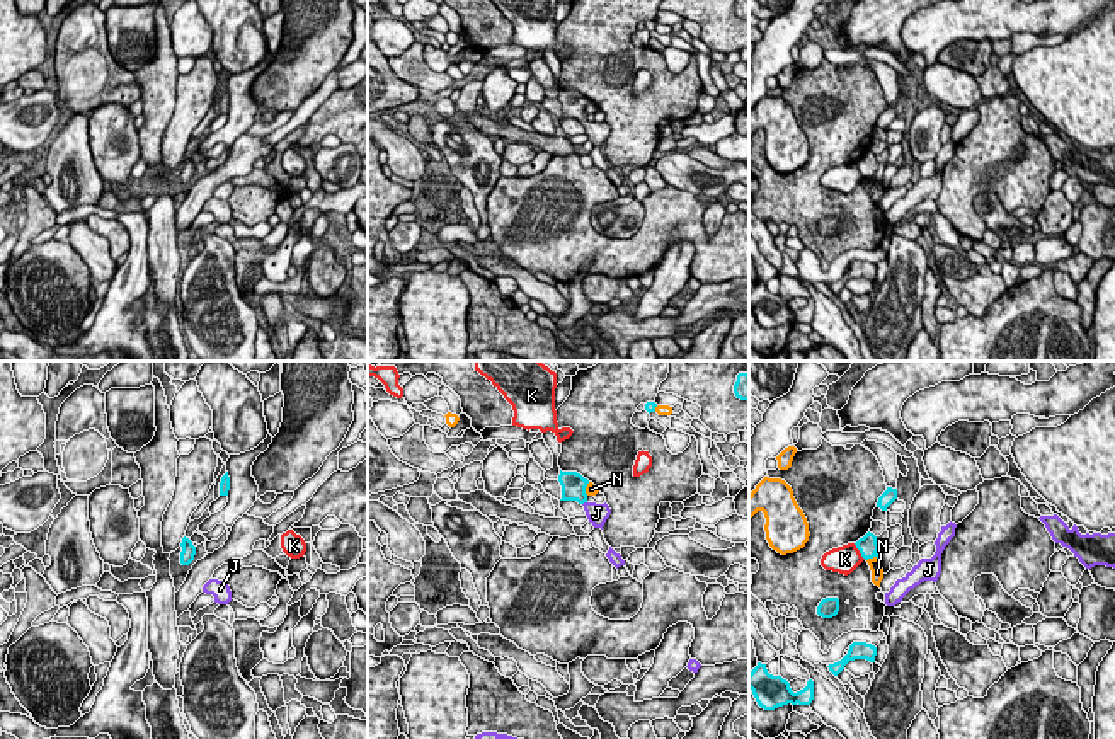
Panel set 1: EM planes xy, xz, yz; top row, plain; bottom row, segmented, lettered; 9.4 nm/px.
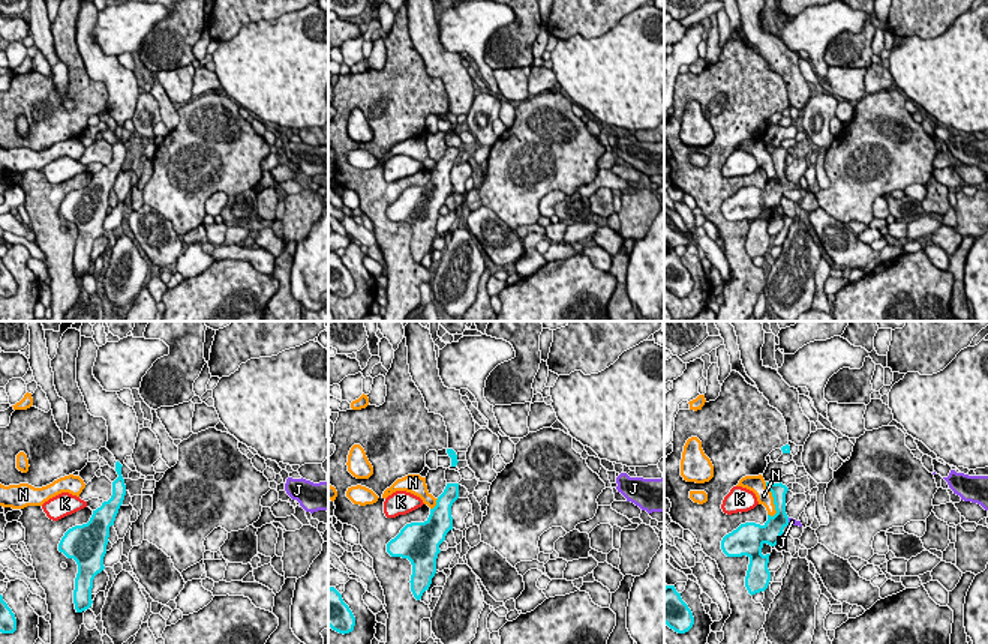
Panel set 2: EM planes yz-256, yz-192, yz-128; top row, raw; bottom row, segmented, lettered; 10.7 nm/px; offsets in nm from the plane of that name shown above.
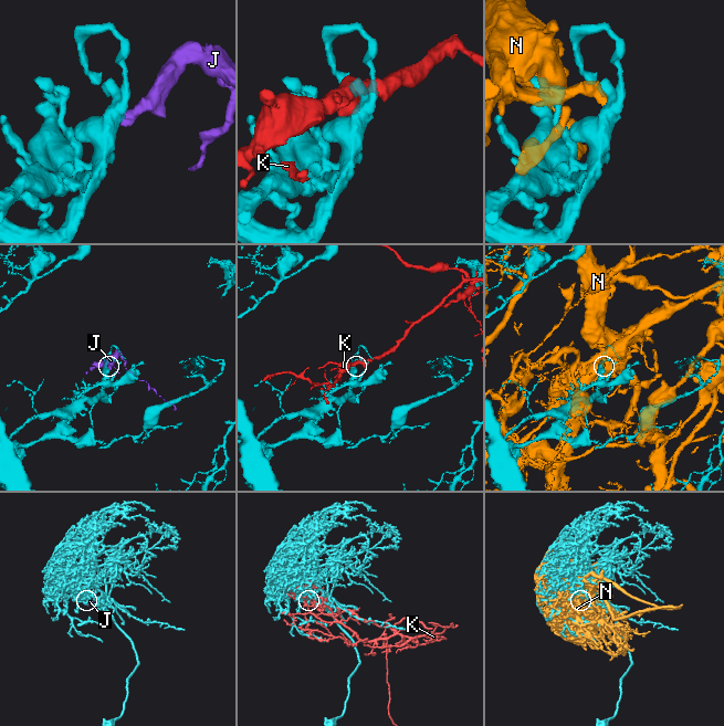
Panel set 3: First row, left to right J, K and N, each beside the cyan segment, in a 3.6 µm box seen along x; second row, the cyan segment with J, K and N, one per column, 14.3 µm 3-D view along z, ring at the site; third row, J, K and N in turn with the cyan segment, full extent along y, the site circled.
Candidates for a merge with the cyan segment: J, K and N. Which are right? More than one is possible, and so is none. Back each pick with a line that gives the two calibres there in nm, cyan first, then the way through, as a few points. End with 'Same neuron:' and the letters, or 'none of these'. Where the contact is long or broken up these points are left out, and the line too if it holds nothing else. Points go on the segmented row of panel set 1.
J: 220 nm thick on the cyan side, 190 nm on the other; runs through xz (572, 484), (584, 501), (596, 513)
Same neuron: J

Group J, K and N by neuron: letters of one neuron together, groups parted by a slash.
J / K / N

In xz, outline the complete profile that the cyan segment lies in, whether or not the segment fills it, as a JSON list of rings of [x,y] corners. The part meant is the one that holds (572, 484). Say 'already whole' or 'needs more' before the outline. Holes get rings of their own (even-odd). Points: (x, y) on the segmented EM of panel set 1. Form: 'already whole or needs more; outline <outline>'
needs more; outline [[[560,470],[558,482],[562,485],[562,499],[560,501],[577,501],[579,504],[582,504],[589,523],[594,528],[603,530],[606,519],[611,514],[611,509],[606,502],[596,504],[596,502],[587,501],[586,487],[587,487],[589,480],[584,478],[577,472],[562,472]]]

